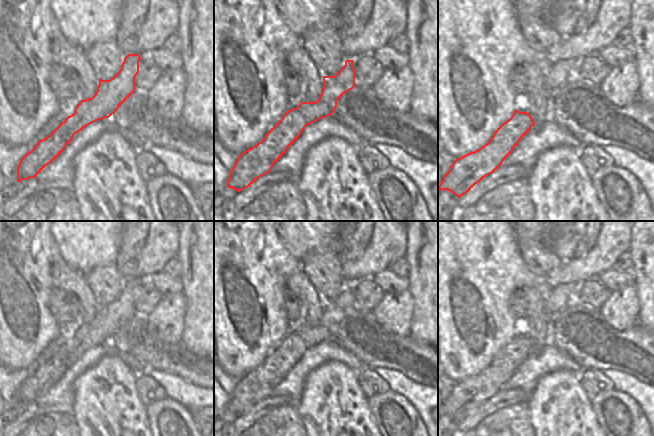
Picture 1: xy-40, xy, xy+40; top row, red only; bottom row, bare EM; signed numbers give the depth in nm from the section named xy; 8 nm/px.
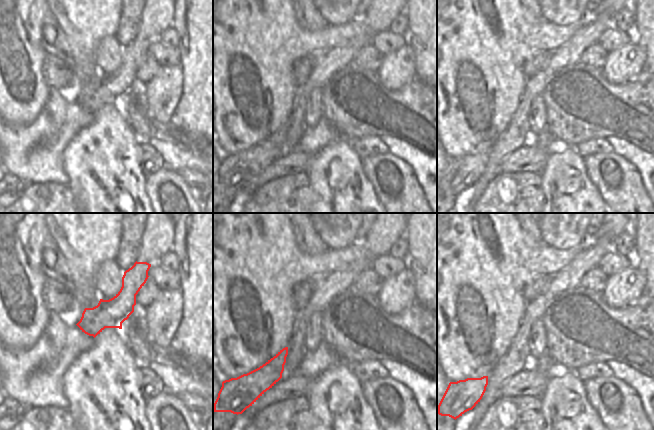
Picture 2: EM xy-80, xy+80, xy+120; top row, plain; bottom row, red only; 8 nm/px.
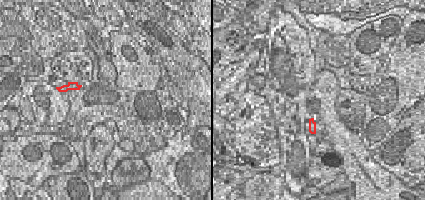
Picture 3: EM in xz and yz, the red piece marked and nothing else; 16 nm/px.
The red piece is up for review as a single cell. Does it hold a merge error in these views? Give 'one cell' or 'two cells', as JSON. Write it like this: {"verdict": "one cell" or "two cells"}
{"verdict": "one cell"}

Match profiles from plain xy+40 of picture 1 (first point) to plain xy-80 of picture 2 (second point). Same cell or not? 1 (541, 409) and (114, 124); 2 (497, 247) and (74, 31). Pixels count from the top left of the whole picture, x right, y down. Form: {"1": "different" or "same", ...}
{"1": "same", "2": "different"}

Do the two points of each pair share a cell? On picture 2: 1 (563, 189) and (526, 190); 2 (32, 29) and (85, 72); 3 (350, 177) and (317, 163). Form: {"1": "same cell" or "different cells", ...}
{"1": "different cells", "2": "different cells", "3": "same cell"}

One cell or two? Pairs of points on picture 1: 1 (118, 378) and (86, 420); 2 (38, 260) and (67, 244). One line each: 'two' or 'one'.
1: one
2: two

